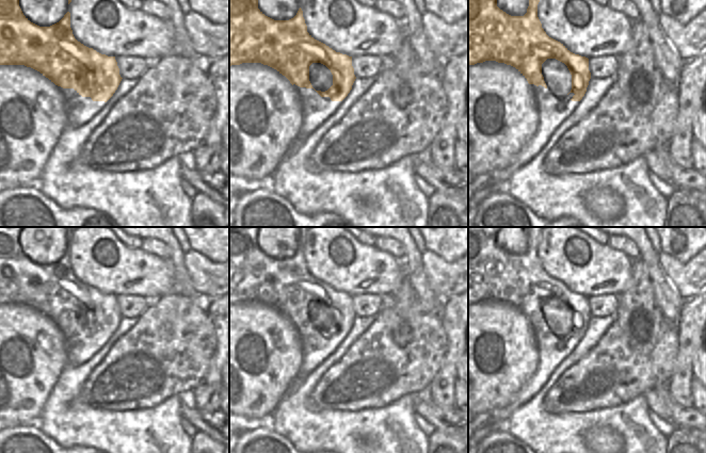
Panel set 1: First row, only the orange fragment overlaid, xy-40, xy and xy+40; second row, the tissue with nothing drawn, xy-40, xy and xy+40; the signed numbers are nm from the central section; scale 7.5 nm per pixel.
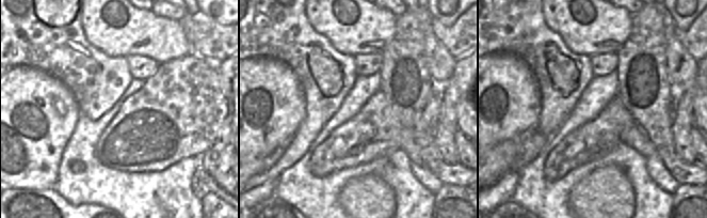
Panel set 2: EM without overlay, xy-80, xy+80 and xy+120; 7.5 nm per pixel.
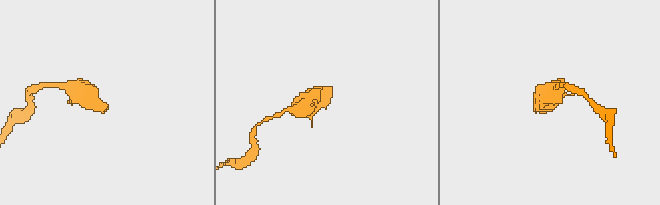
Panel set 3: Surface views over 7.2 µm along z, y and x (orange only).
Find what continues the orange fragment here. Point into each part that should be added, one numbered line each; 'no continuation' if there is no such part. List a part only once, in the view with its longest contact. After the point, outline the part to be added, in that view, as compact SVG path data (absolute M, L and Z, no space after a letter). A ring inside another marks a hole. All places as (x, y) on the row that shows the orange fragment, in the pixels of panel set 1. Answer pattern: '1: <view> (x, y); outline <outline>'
1: xy-40 (44, 13); outline M19 0L19 6L28 20L50 27L68 12L68 0Z
2: xy+40 (557, 76); outline M547 59L542 64L542 75L547 88L556 97L565 97L571 92L572 75L564 63Z

